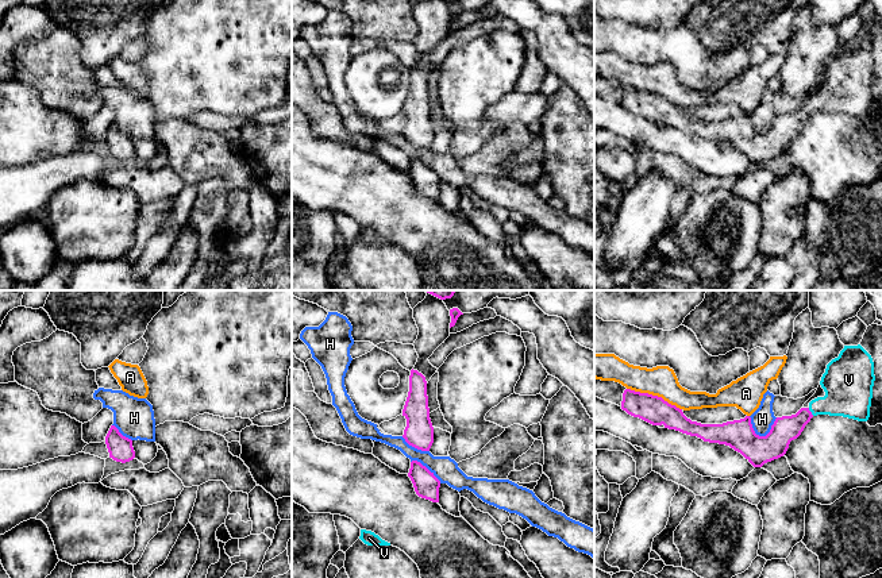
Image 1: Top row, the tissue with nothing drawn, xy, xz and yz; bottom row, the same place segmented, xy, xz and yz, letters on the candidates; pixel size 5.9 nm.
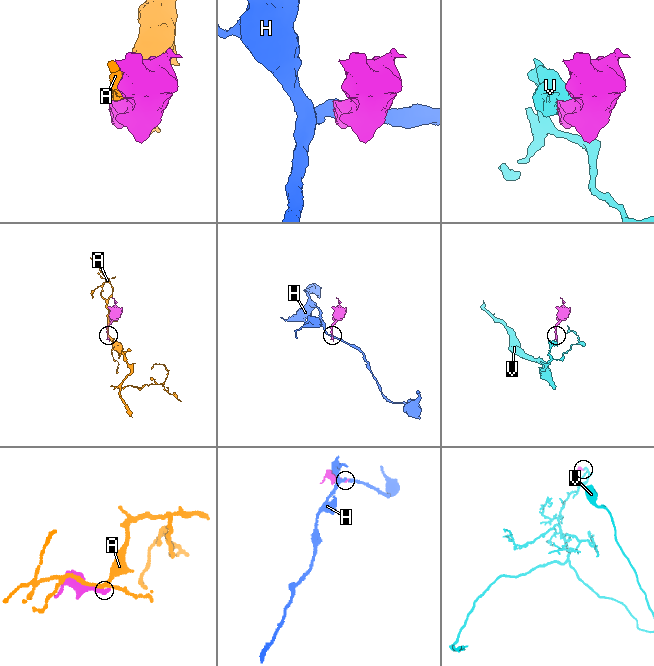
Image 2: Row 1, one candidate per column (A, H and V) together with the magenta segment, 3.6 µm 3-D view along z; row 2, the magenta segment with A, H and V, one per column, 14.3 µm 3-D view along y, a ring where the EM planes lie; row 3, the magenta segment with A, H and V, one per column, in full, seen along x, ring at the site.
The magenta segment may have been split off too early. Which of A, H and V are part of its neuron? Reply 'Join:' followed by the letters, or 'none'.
Join: V

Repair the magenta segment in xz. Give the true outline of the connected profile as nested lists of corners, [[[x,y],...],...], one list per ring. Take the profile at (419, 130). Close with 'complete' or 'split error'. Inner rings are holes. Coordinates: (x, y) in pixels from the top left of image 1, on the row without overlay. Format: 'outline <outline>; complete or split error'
outline [[[411,68],[409,89],[403,107],[407,124],[403,135],[421,149],[430,149],[434,140],[434,124],[430,116],[427,78],[417,68]]]; complete

